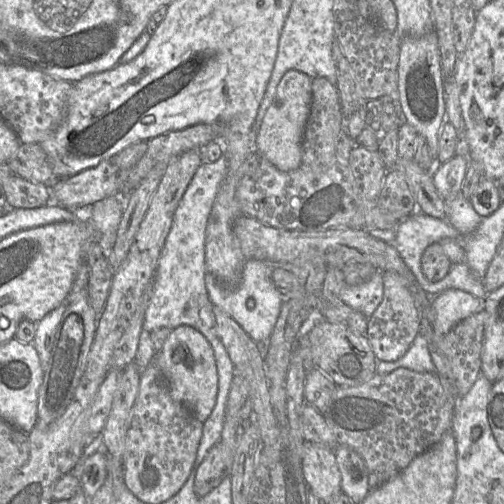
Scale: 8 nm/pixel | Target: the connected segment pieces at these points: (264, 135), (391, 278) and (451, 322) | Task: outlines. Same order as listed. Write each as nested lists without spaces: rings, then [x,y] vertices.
[[[288,70],[281,78],[276,95],[256,135],[256,152],[277,169],[287,172],[302,165],[302,140],[312,101],[312,78],[296,70]]]
[[[381,271],[383,298],[375,312],[368,318],[366,337],[377,360],[396,361],[405,355],[420,332],[420,315],[404,279],[393,271]]]
[[[448,289],[432,296],[434,335],[447,334],[457,323],[483,310],[483,300],[459,289]]]

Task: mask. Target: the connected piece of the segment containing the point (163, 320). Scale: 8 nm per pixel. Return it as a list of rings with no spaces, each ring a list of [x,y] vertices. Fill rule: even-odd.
[[[223,154],[215,162],[203,162],[189,183],[173,217],[170,232],[158,259],[155,274],[150,285],[150,299],[140,334],[137,352],[133,362],[140,370],[144,370],[156,355],[150,339],[152,331],[165,327],[174,329],[180,325],[192,326],[200,331],[209,341],[215,355],[218,374],[218,393],[216,402],[228,400],[232,381],[236,373],[235,367],[221,340],[216,334],[216,322],[211,302],[205,286],[205,238],[209,216],[226,176],[228,162]]]

